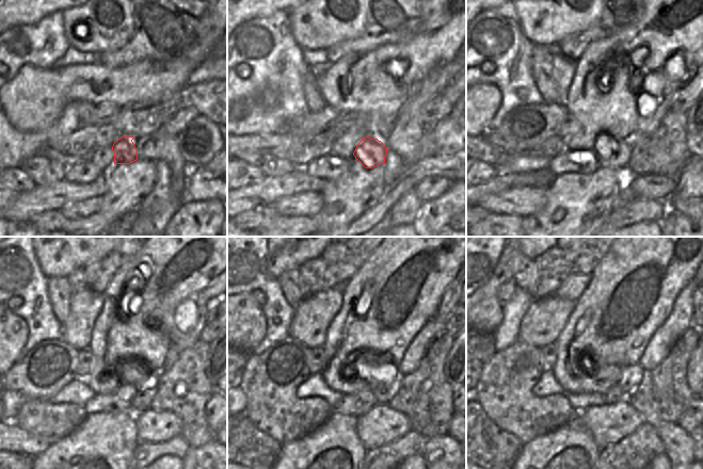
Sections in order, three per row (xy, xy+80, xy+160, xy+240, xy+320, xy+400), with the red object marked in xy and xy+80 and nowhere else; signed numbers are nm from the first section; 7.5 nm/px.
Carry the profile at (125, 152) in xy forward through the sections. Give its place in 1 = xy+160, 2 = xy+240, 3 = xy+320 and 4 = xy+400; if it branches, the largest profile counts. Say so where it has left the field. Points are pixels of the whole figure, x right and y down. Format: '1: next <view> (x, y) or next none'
1: next xy+160 (611, 154)
2: next xy+240 (143, 391)
3: next xy+320 (385, 388)
4: next xy+400 (632, 376)

